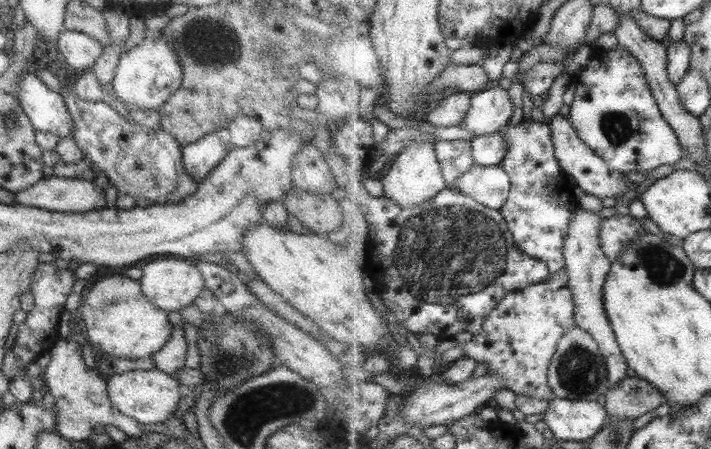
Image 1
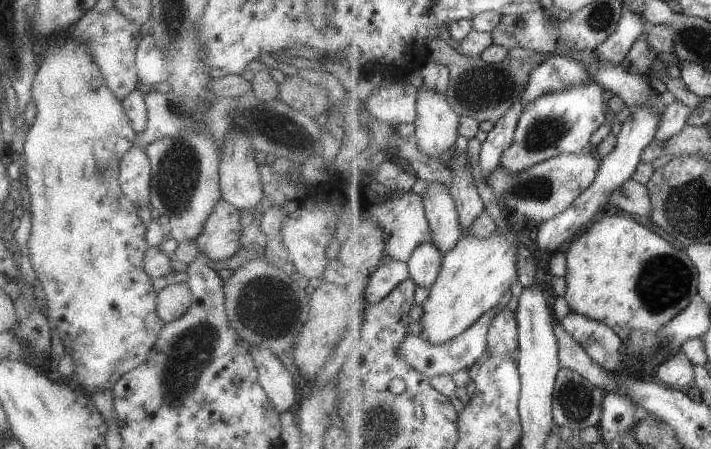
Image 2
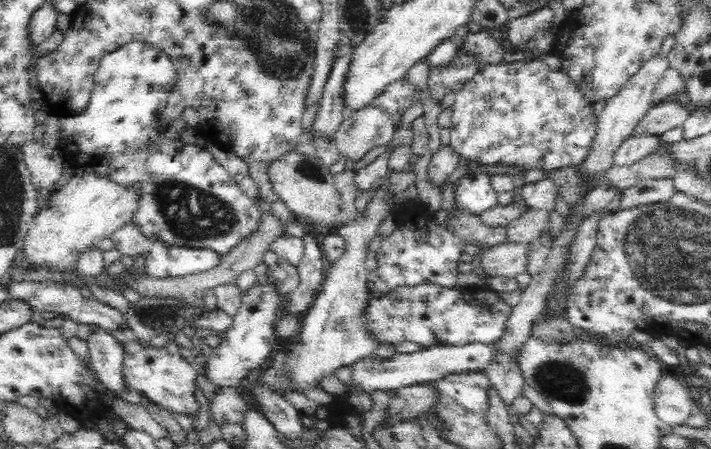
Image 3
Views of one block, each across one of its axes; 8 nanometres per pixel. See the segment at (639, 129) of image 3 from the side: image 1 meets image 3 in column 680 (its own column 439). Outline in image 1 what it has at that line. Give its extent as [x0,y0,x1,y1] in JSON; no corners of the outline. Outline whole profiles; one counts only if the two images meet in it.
[425,92,472,128]

